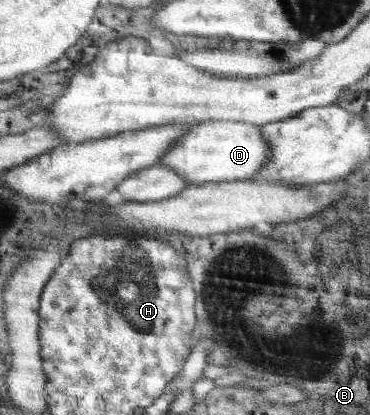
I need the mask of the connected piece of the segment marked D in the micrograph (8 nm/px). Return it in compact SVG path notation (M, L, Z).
M209 120L192 127L159 164L174 168L189 184L234 181L251 178L267 166L271 145L263 136L262 125L240 121Z

